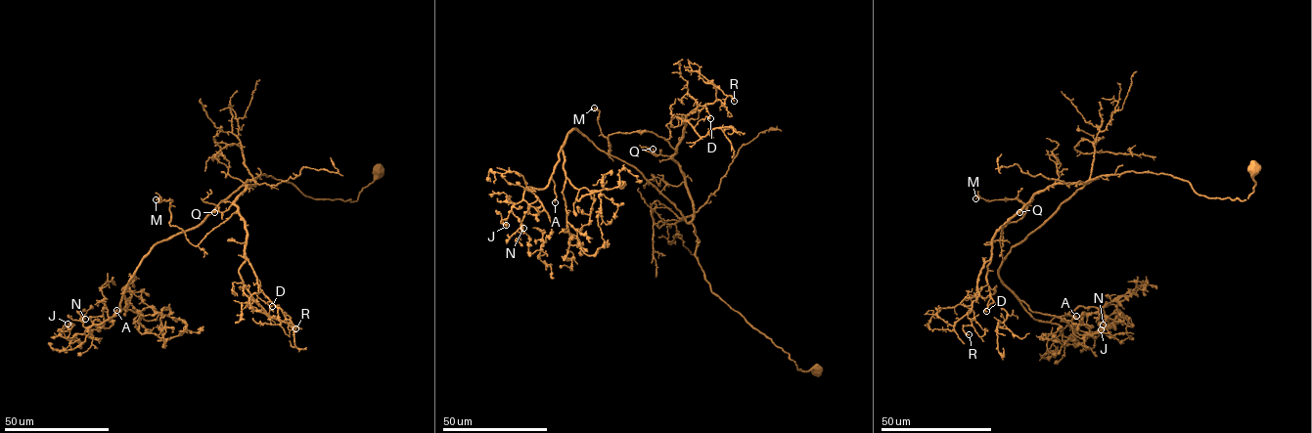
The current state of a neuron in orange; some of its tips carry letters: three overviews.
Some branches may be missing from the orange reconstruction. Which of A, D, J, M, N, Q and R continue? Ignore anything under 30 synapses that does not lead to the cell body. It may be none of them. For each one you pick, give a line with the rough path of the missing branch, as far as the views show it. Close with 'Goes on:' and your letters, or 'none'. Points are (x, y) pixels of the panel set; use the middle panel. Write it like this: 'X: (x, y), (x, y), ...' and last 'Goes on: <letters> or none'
A: (555, 202), (560, 239), (552, 252), (558, 253), (558, 260), (563, 267), (561, 272)
Q: (653, 149), (650, 148), (641, 155), (632, 150), (627, 152), (624, 144), (629, 133), (615, 119)
Goes on: A, Q

